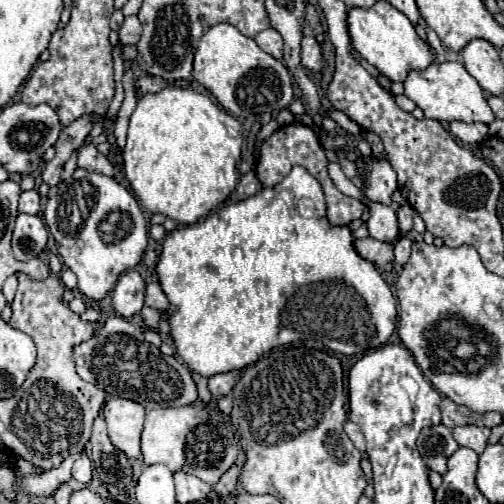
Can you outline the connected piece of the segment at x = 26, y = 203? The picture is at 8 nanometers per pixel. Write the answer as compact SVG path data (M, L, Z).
M36 190L22 192L18 212L24 212L24 214L38 214L40 212L40 196Z

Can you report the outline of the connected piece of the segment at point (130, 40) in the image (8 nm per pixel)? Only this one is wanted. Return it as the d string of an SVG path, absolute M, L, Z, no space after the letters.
M128 16L128 18L124 20L120 32L118 32L120 42L126 44L126 46L128 46L128 44L138 44L140 34L142 34L142 24L140 24L138 16Z

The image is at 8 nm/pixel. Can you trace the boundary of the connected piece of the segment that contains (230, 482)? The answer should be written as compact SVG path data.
M232 466L220 480L218 484L214 486L214 492L218 496L224 496L224 494L232 494L234 488L236 488L236 482L238 482L238 476L240 476L240 468L238 466Z

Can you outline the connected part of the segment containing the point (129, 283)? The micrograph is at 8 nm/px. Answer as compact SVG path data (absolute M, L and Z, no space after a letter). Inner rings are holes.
M128 270L126 274L120 276L120 280L114 288L114 294L112 294L112 302L114 302L114 310L128 320L142 310L144 280L136 270Z

